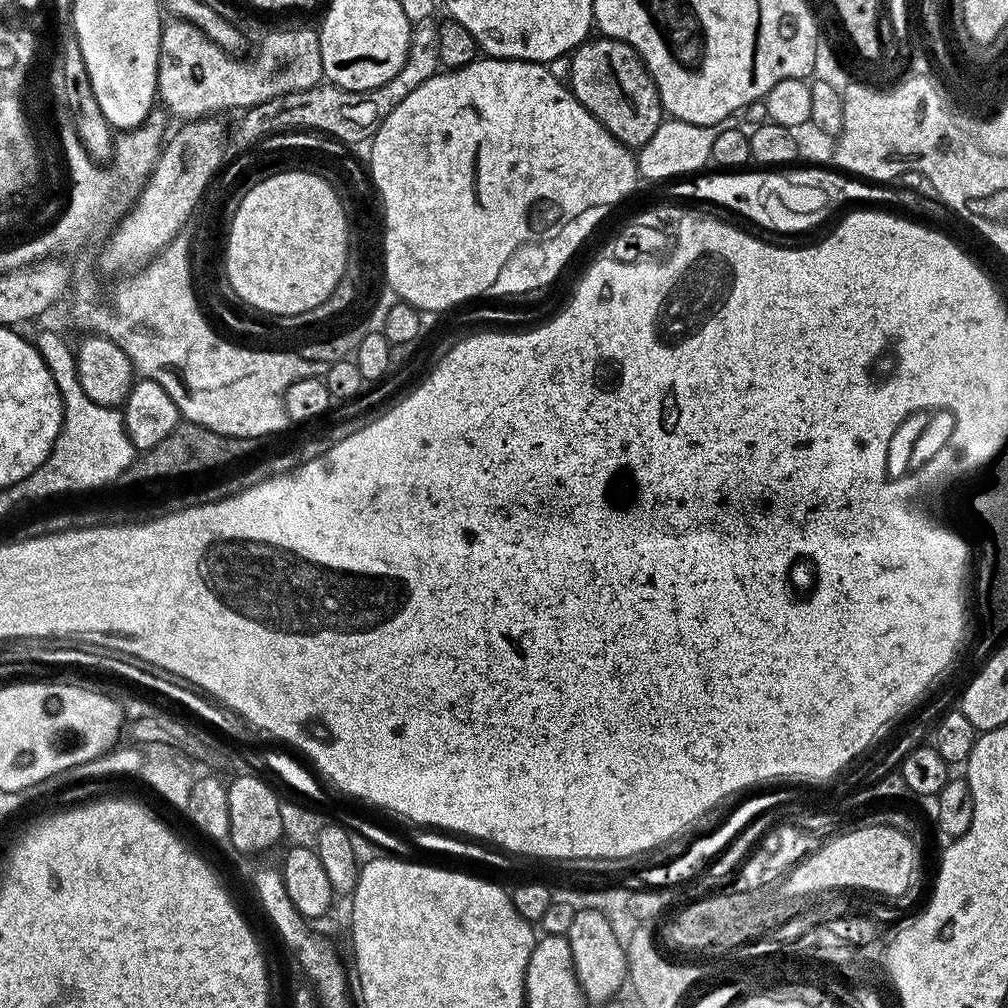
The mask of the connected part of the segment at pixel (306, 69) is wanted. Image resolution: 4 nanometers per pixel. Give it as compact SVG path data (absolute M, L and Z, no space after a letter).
M175 18L169 19L163 25L161 30L161 50L157 64L157 86L159 103L164 103L174 115L177 116L177 121L185 122L194 119L202 119L207 116L216 116L224 114L227 108L240 108L239 110L247 110L254 107L256 104L266 102L275 96L284 96L287 92L301 92L307 88L312 88L315 84L321 83L324 80L324 71L322 70L322 50L320 49L320 34L315 27L312 28L280 28L277 32L272 32L260 45L256 48L256 53L253 54L252 60L240 60L239 55L222 50L222 46L218 46L210 38L206 38L206 34L202 34L202 30L198 30L198 26L194 26L189 20L178 20Z

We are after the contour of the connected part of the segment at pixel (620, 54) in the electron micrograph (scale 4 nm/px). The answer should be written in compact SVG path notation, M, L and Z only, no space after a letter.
M589 38L571 53L572 65L568 68L566 83L571 88L578 102L586 106L586 110L594 117L607 132L620 144L629 150L639 150L646 146L654 137L661 123L666 119L666 113L660 104L660 95L656 89L654 78L648 73L648 67L644 65L639 54L629 44L623 44L620 40L607 38Z

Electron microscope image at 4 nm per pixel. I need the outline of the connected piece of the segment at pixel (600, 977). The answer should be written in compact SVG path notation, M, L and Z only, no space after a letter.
M581 908L574 914L574 922L567 933L570 942L570 954L574 958L574 970L584 992L585 1001L592 1000L600 1006L607 1005L608 1001L617 995L620 987L625 987L628 980L628 954L626 946L618 942L610 922L606 922L603 914L598 910Z

